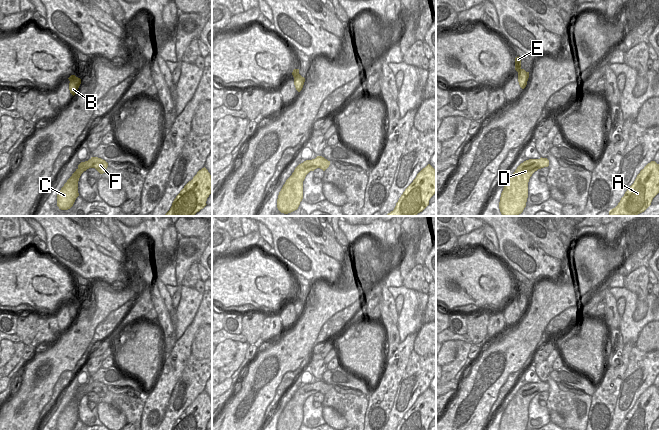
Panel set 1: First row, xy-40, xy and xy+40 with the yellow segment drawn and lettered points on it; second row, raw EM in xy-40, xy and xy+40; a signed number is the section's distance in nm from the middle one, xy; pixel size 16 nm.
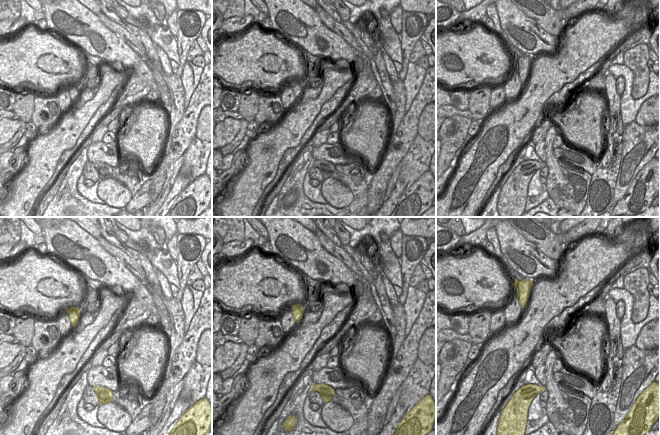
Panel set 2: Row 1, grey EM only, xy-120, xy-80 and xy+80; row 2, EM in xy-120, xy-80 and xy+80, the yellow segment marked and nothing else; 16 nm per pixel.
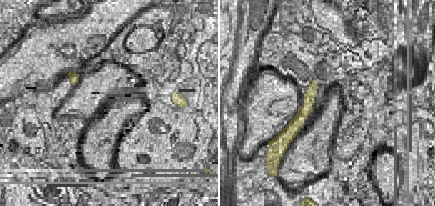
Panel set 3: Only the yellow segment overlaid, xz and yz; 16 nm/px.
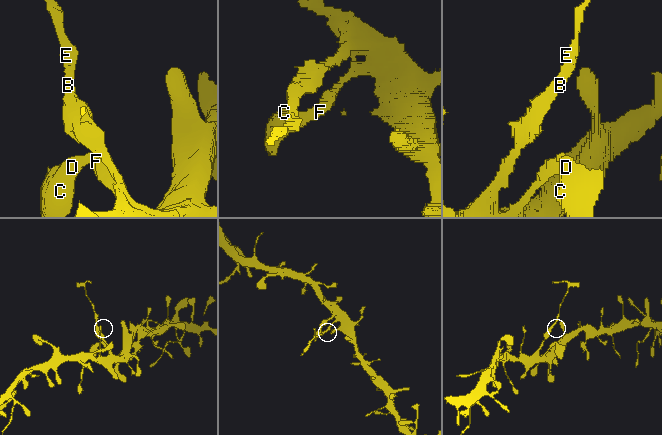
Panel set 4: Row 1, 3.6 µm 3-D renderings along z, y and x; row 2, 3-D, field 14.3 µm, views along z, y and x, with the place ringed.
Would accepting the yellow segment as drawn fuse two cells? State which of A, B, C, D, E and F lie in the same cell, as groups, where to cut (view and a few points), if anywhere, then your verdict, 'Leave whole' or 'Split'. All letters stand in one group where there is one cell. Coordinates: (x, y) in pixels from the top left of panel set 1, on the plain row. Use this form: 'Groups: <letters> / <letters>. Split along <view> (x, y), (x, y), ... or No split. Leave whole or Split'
Groups: A B C D F / E. Split along xy (292, 296), (298, 302), (304, 304). Split

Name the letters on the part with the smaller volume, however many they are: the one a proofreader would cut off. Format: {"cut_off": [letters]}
{"cut_off": ["E"]}

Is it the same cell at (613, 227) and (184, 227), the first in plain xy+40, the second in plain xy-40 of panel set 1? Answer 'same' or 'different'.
different

